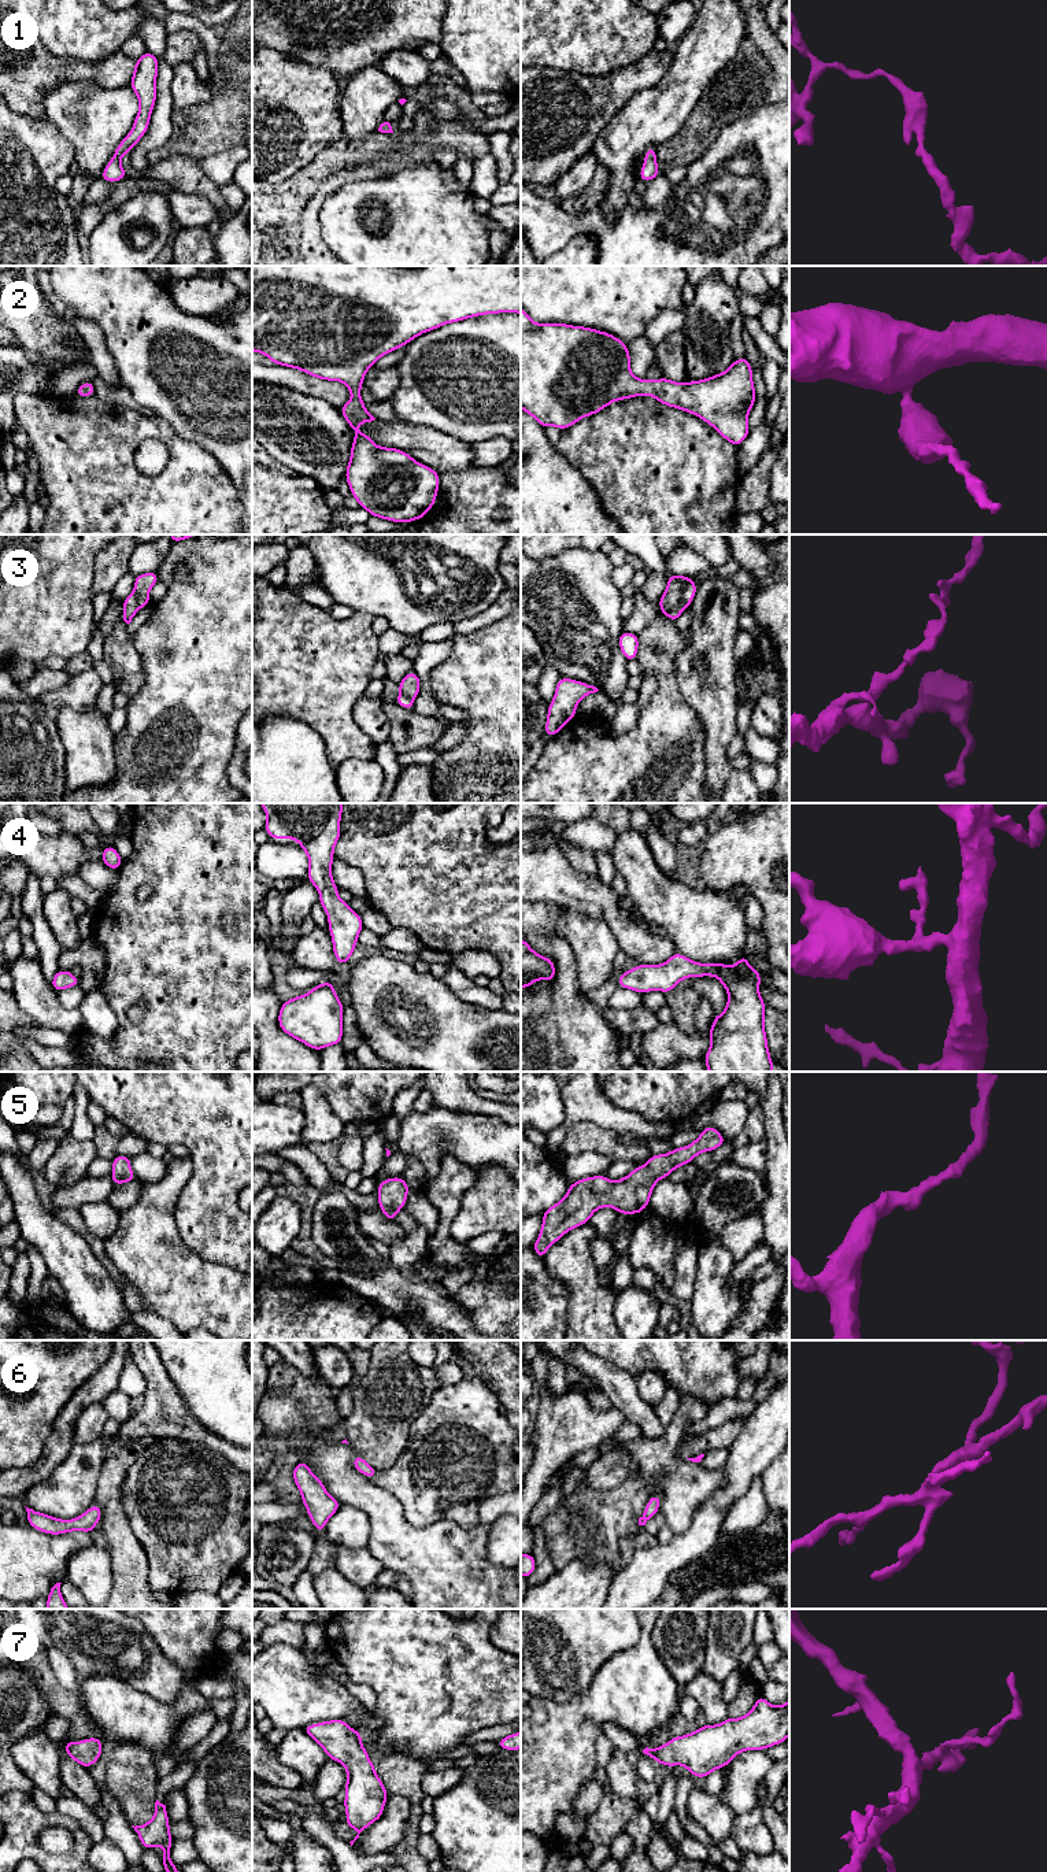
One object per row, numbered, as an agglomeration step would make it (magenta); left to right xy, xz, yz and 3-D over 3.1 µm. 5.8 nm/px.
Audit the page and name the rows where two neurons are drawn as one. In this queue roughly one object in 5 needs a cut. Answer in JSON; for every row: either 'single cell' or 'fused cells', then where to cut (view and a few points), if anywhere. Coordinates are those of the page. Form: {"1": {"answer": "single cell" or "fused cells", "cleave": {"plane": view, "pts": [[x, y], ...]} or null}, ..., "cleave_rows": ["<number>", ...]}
{"1": {"answer": "single cell", "cleave": null}, "2": {"answer": "single cell", "cleave": null}, "3": {"answer": "fused cells", "cleave": {"plane": "yz", "pts": [[691, 581], [681, 600], [674, 607], [661, 610]]}}, "4": {"answer": "single cell", "cleave": null}, "5": {"answer": "single cell", "cleave": null}, "6": {"answer": "single cell", "cleave": null}, "7": {"answer": "single cell", "cleave": null}, "cleave_rows": ["3"]}

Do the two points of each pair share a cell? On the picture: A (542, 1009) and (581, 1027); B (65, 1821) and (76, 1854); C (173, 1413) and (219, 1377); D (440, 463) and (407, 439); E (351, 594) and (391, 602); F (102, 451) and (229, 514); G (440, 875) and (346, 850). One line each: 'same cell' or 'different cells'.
A: same cell
B: same cell
C: different cells
D: same cell
E: same cell
F: same cell
G: same cell

